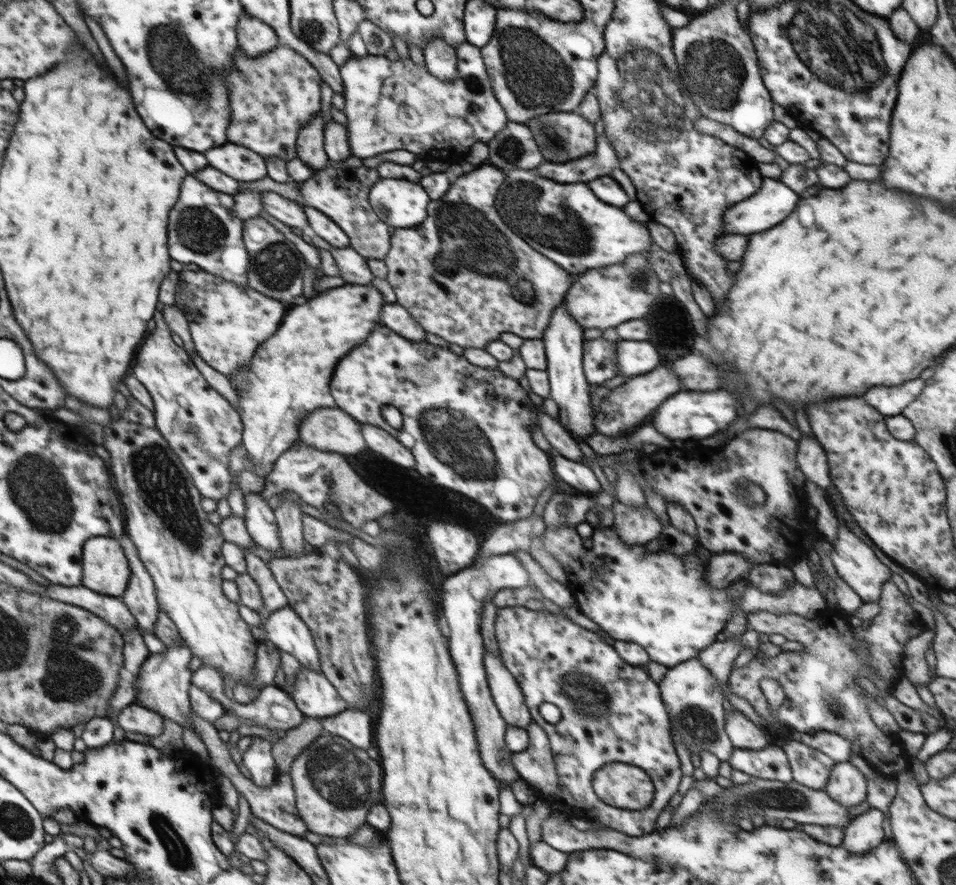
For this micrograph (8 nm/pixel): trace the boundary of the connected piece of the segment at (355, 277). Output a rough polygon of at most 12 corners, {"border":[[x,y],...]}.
{"border":[[330,250],[348,284],[368,285],[373,274],[356,250]]}

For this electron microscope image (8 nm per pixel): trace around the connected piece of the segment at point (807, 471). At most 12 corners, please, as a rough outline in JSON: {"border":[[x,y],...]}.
{"border":[[818,440],[798,442],[796,462],[805,480],[829,490],[827,452]]}

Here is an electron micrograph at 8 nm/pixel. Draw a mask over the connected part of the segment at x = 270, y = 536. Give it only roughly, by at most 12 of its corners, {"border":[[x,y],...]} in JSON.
{"border":[[245,495],[245,526],[254,543],[282,549],[273,508]]}

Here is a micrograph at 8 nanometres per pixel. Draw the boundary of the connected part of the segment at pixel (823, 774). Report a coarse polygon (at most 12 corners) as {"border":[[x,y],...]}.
{"border":[[794,739],[782,747],[794,781],[825,788],[837,763]]}

